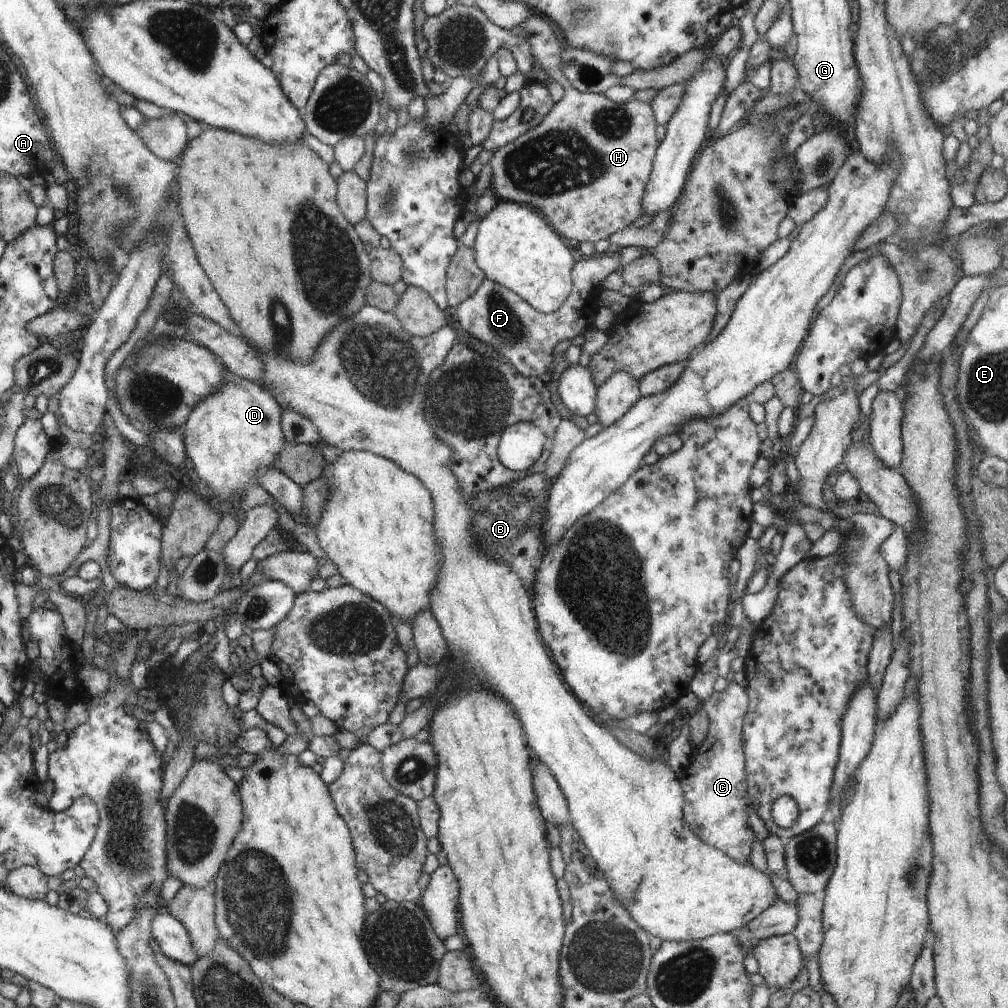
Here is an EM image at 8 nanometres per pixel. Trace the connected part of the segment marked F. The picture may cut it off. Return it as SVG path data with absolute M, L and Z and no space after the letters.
M610 253L594 254L588 260L580 260L572 269L570 296L560 308L548 314L538 312L515 292L485 278L481 287L456 307L456 318L466 334L490 344L516 372L526 378L543 378L553 360L552 351L556 344L568 338L578 342L594 326L594 316L599 309L600 285L620 266L623 266L620 257Z

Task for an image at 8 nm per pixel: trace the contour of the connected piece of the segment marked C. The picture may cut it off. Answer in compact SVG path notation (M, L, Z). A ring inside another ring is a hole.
M731 678L724 690L714 691L701 702L700 708L709 716L709 733L700 745L702 754L690 758L684 776L679 778L685 798L683 817L690 830L706 844L742 864L750 863L749 854L755 837L748 824L752 804L742 744L742 727L748 705L747 690Z

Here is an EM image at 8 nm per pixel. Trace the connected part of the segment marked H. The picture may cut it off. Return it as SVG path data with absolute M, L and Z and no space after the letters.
M540 14L528 15L519 24L529 42L533 58L564 88L564 95L535 127L511 143L499 148L490 161L492 175L490 188L499 201L528 205L544 216L556 234L590 242L607 239L629 227L641 214L641 200L649 181L653 160L659 147L656 137L657 122L650 103L632 99L617 103L598 93L576 90L560 68L560 54L564 40L556 34L550 20Z

